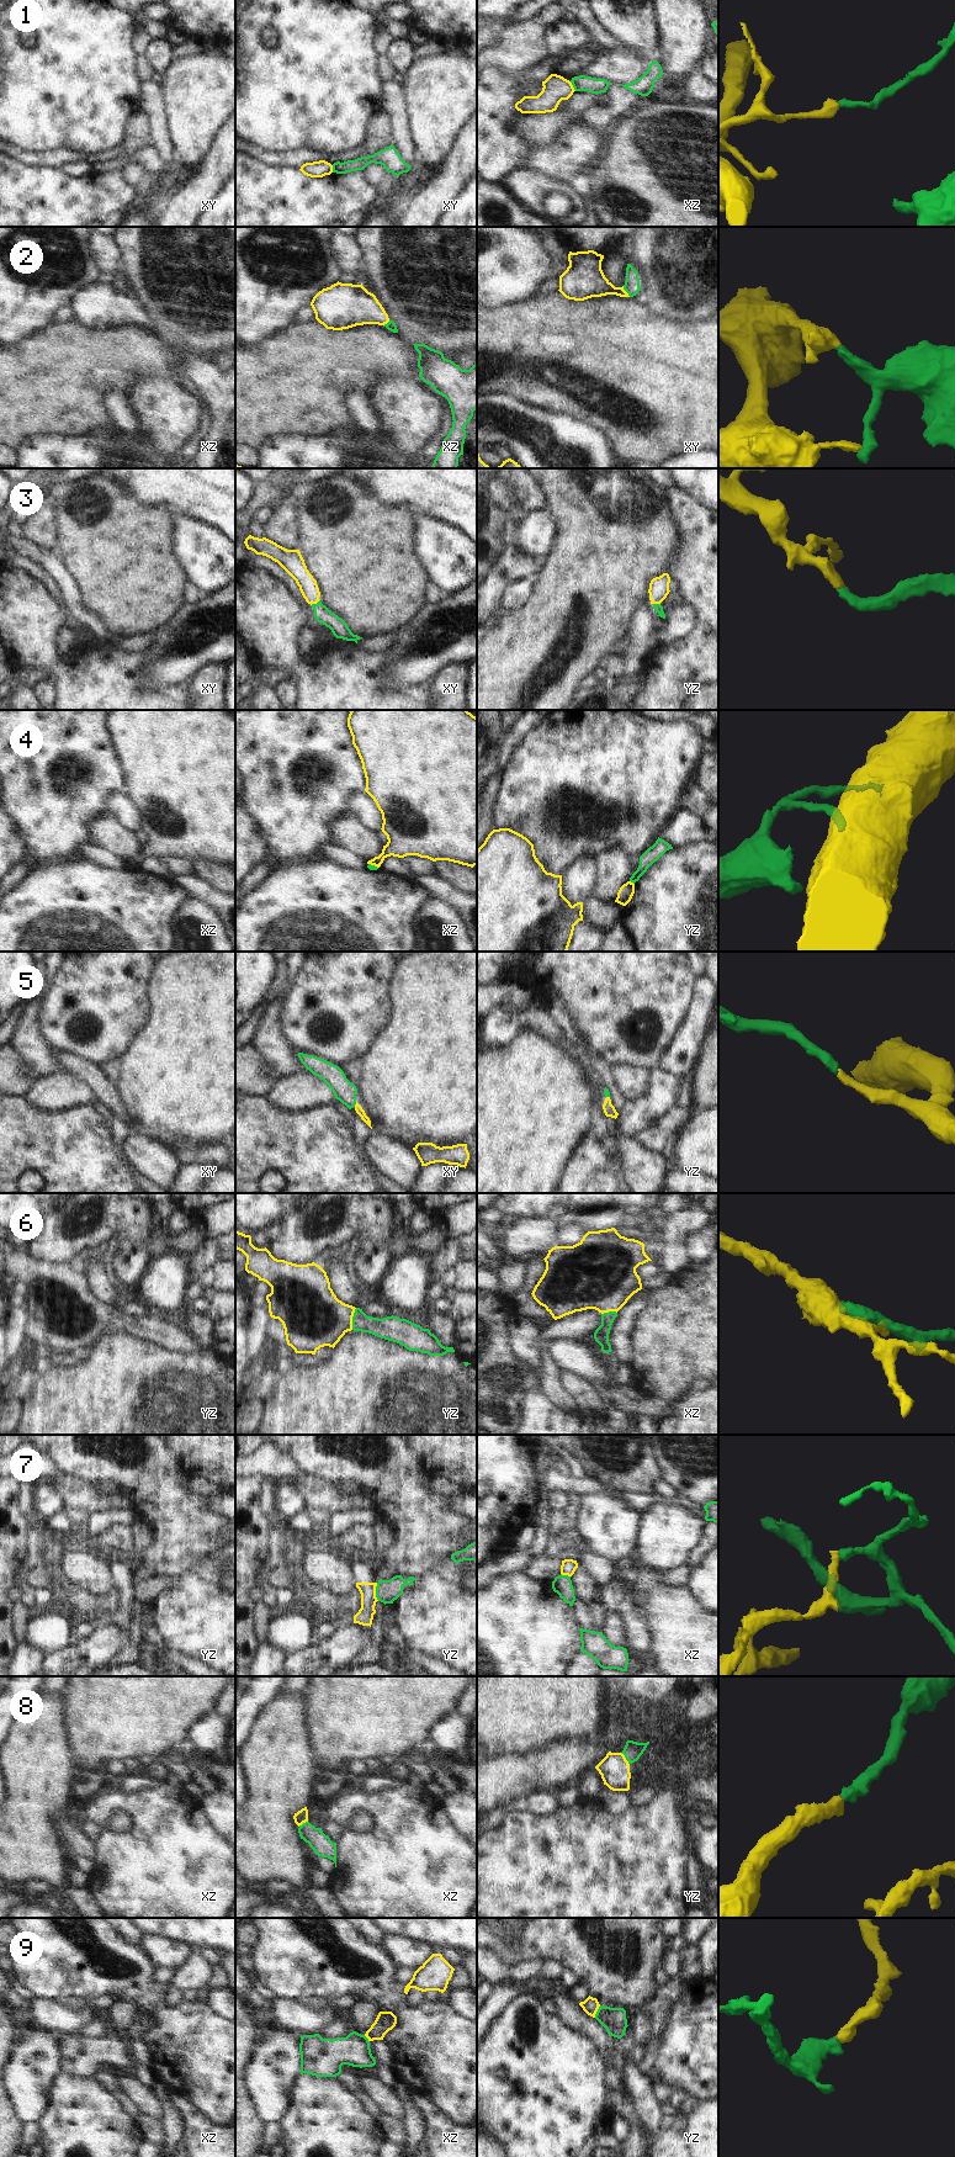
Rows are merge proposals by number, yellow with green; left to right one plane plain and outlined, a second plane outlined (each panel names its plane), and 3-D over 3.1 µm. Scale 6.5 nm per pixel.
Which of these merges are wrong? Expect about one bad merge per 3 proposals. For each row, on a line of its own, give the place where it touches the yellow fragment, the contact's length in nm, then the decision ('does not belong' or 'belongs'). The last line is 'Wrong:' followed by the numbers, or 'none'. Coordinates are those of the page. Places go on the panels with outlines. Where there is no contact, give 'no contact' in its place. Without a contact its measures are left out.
1: contact xz (572, 86); length 80 nm; does not belong
2: contact xy (625, 291); length 90 nm; belongs
3: contact xy (314, 603); length 70 nm; belongs
4: contact yz (632, 883); length 40 nm; does not belong
5: contact xy (355, 1105); length 40 nm; belongs
6: contact yz (351, 1319); length 150 nm; belongs
7: contact yz (375, 1591); length 120 nm; does not belong
8: contact yz (625, 1759); length 90 nm; belongs
9: contact yz (597, 2010); length 90 nm; belongs
Wrong: 1, 4, 7

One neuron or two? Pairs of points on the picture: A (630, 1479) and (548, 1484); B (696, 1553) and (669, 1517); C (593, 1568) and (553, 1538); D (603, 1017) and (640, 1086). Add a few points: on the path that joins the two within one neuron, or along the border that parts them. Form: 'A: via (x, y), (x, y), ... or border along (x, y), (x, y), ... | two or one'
A: border along (587, 1476), (627, 1492) | two
B: border along (705, 1521), (698, 1542), (689, 1551), (683, 1563) | two
C: via (587, 1557), (572, 1540), (564, 1540) | one
D: border along (613, 1065), (642, 1066), (651, 1071) | two

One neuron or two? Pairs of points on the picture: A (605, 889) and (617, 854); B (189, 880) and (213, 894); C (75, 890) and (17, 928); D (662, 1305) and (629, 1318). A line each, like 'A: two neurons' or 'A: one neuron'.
A: one neuron
B: one neuron
C: one neuron
D: two neurons

